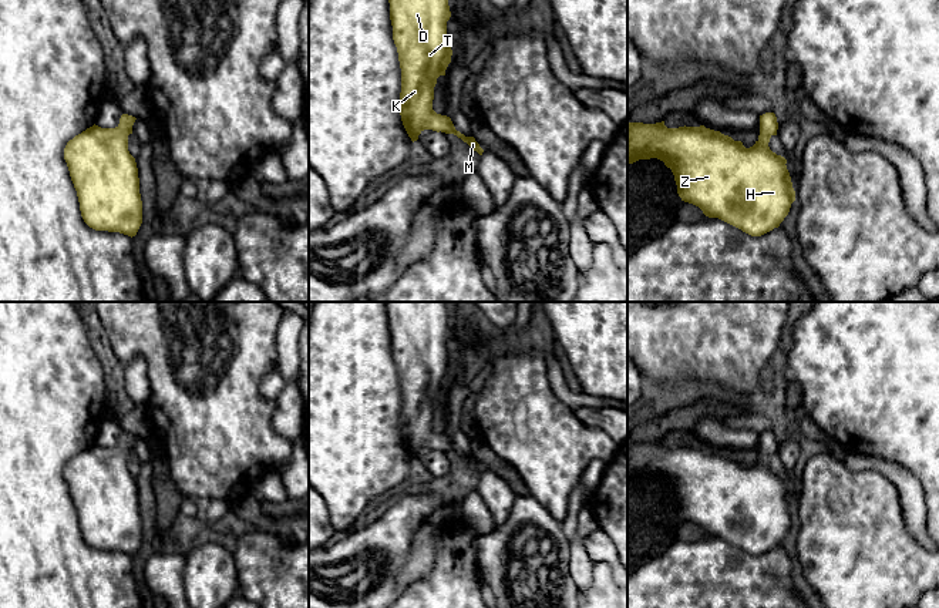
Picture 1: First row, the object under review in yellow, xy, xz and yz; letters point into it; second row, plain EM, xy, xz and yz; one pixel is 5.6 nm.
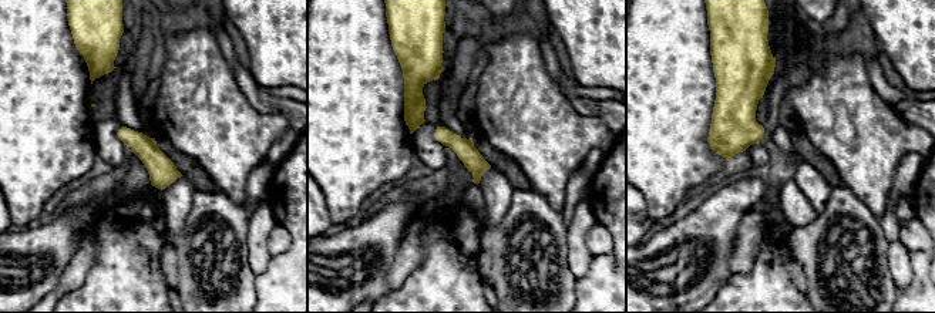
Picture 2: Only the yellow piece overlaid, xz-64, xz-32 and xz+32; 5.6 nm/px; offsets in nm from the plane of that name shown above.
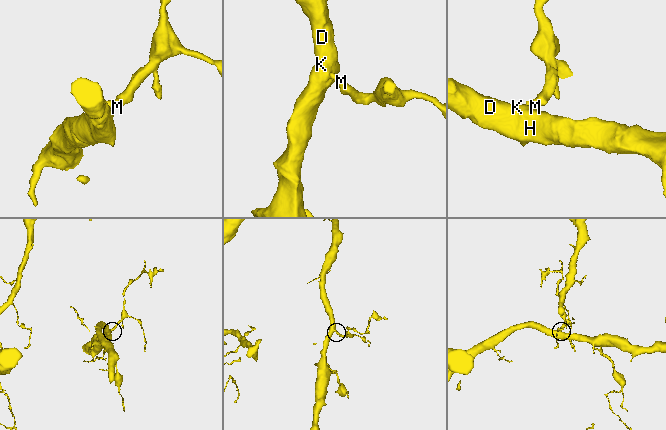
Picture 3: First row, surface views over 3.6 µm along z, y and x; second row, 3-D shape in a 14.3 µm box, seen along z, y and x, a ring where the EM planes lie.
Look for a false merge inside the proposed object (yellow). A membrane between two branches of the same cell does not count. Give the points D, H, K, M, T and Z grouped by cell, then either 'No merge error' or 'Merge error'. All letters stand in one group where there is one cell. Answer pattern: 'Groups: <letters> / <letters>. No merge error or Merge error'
Groups: D H K M T Z. No merge error

